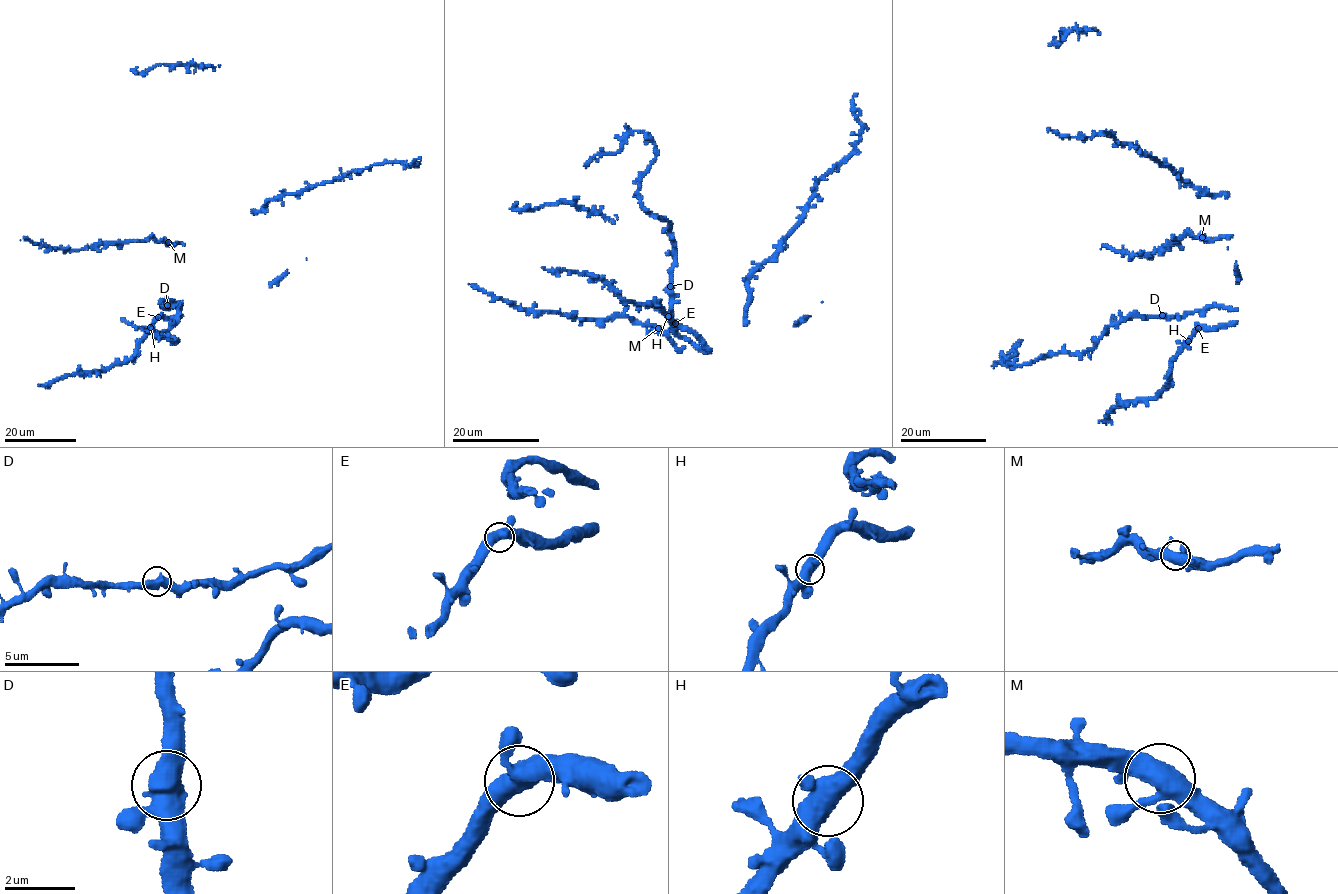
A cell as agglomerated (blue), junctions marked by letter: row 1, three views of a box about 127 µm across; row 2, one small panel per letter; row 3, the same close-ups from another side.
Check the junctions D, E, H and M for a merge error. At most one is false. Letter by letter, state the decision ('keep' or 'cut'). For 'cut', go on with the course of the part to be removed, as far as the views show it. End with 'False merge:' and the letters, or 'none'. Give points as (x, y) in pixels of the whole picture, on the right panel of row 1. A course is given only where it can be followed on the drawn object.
D: keep
E: keep
H: keep
M: keep
False merge: none

